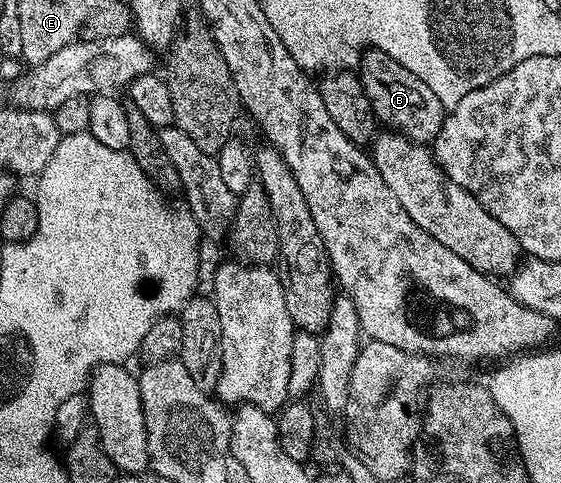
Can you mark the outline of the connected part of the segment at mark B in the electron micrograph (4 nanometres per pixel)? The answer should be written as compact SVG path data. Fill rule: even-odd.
M376 47L363 52L357 74L365 89L365 97L369 97L371 111L384 128L396 131L415 143L434 144L437 133L441 133L441 125L447 120L447 111L441 105L437 93L433 93L425 81L409 73L401 61L393 61L389 53L381 53L381 49Z

